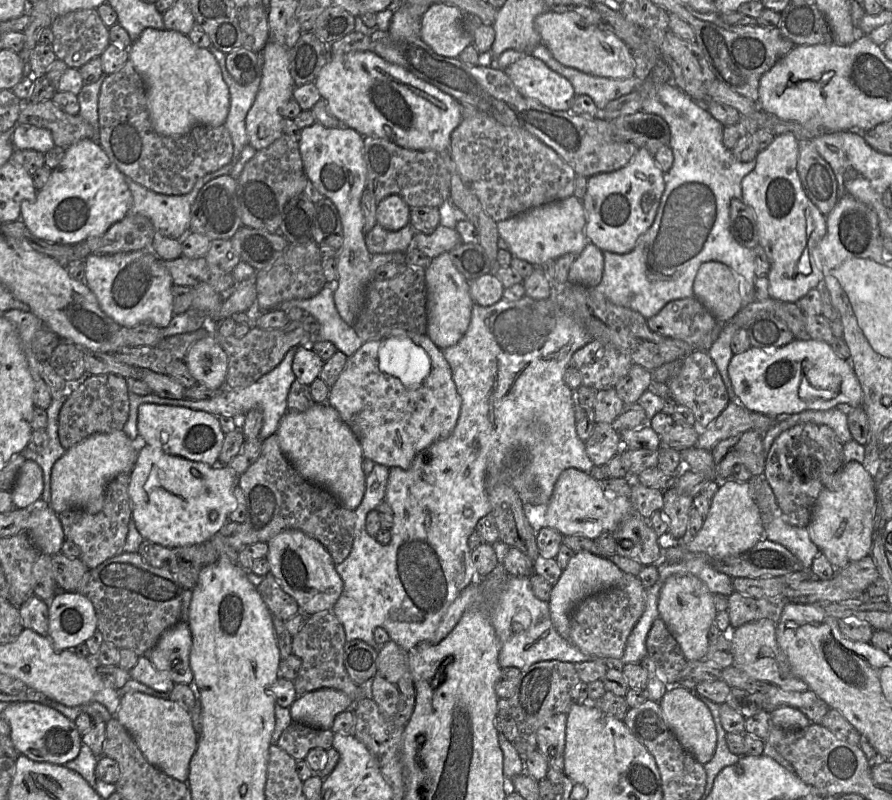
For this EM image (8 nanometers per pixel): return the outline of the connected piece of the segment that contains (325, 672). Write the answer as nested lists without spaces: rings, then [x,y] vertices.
[[[332,610],[307,617],[302,628],[292,638],[292,654],[301,660],[298,675],[293,681],[297,697],[321,688],[340,690],[354,699],[360,695],[360,686],[350,679],[344,666],[345,643],[344,627]]]

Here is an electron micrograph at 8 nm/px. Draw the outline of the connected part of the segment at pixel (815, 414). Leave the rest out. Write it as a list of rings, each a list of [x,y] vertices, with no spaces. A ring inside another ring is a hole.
[[[835,407],[828,410],[807,410],[787,417],[787,424],[790,428],[803,423],[829,426],[841,444],[852,439],[847,423],[846,408]]]

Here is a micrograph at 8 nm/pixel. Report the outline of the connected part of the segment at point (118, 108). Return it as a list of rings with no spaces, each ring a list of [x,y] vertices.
[[[130,60],[120,71],[109,74],[104,79],[99,92],[98,115],[98,143],[110,160],[125,176],[156,193],[186,194],[192,190],[200,178],[219,170],[232,158],[233,143],[225,125],[216,127],[196,125],[181,136],[164,136],[157,133],[150,118],[146,86]]]

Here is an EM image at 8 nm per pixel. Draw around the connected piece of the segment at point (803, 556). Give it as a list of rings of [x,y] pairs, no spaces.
[[[763,477],[760,483],[771,513],[771,521],[764,529],[764,537],[787,548],[799,559],[803,570],[810,570],[814,558],[819,553],[819,548],[811,541],[808,528],[795,527],[786,523],[766,478]]]

